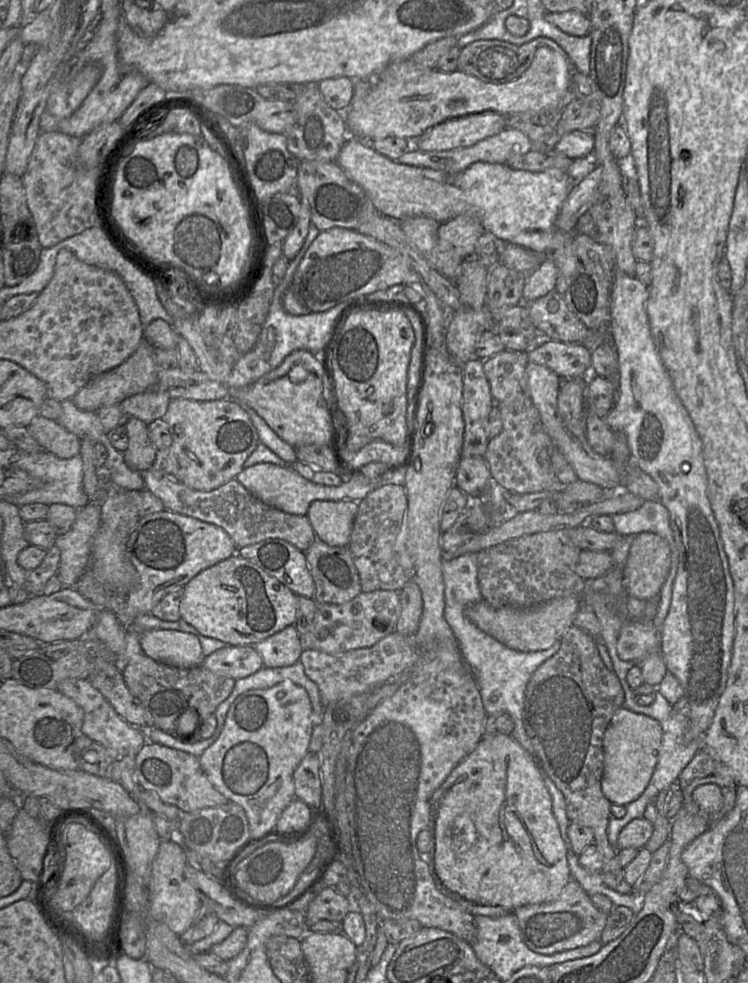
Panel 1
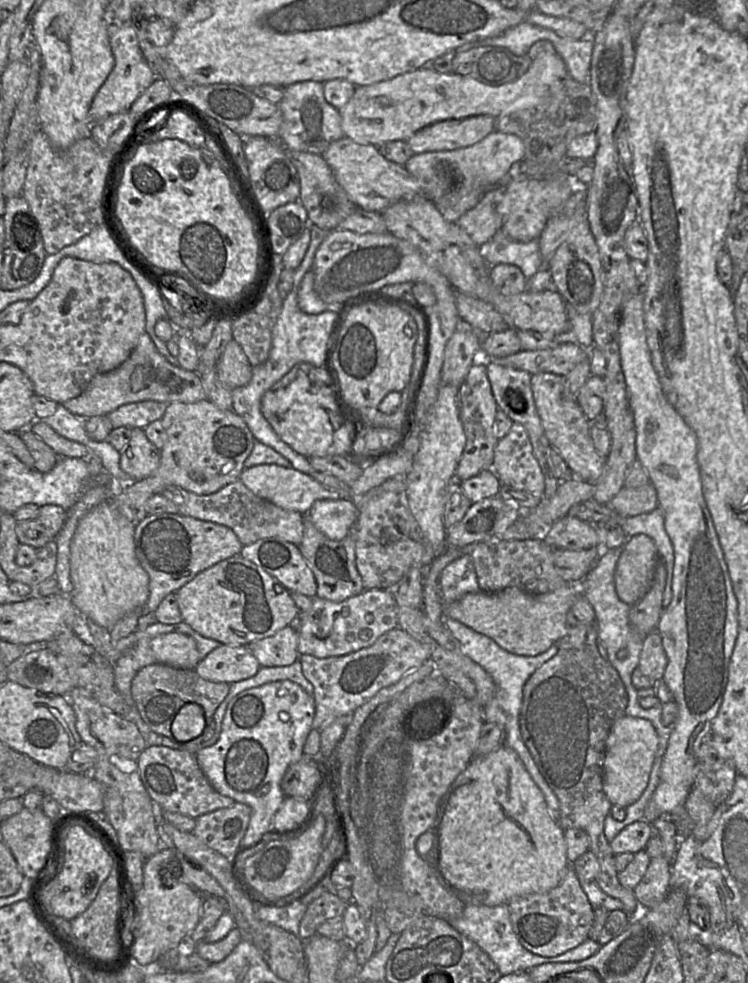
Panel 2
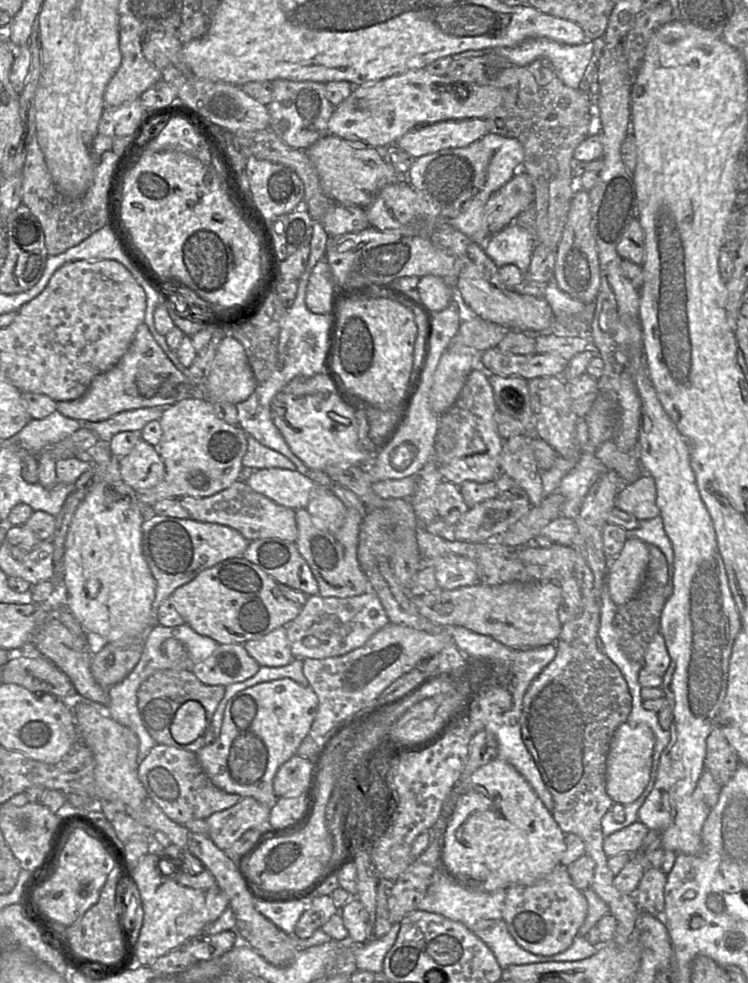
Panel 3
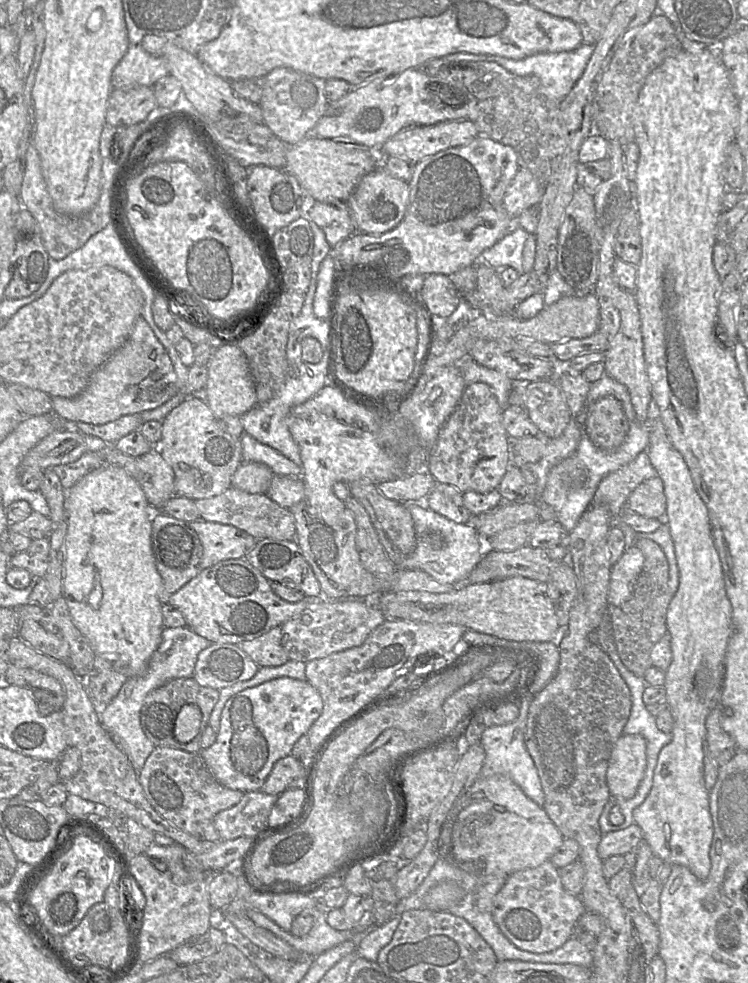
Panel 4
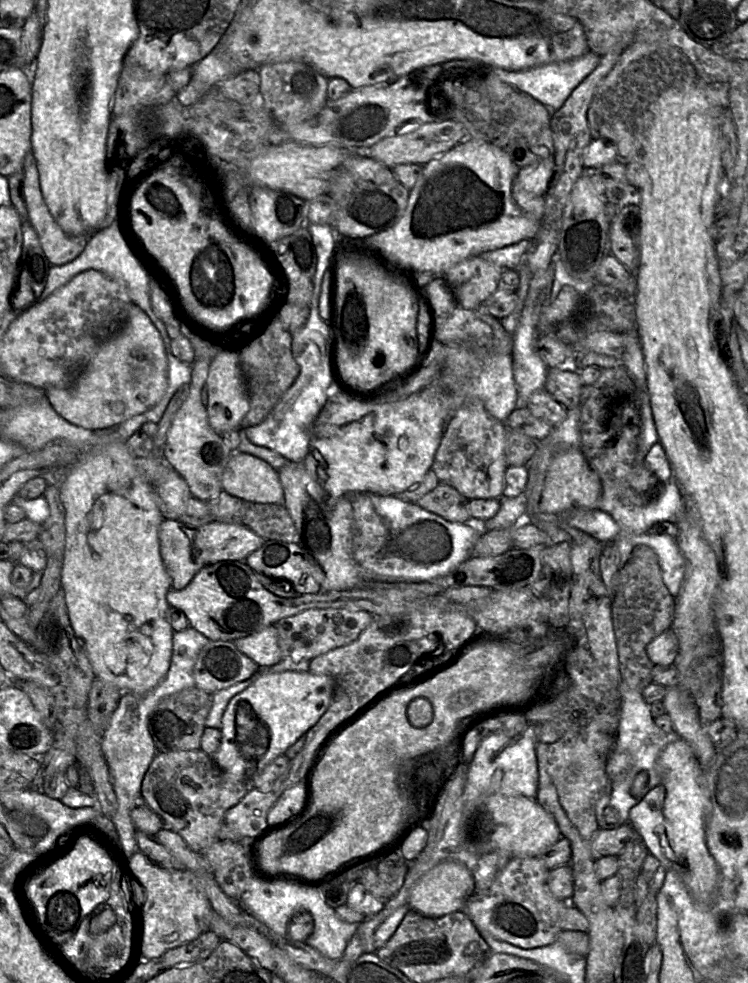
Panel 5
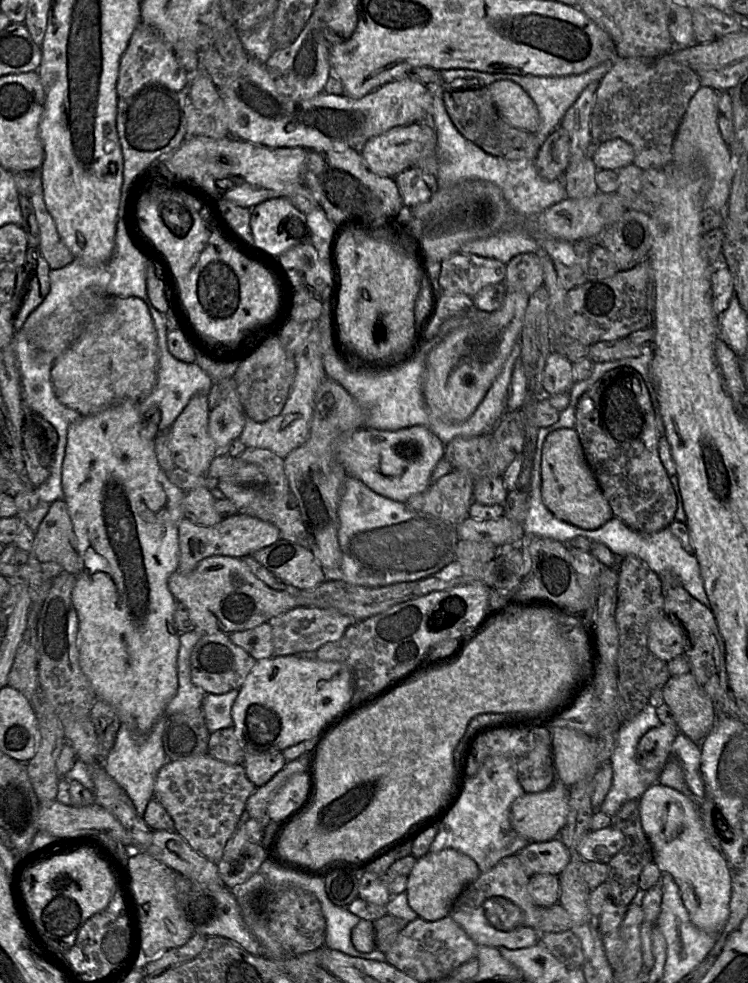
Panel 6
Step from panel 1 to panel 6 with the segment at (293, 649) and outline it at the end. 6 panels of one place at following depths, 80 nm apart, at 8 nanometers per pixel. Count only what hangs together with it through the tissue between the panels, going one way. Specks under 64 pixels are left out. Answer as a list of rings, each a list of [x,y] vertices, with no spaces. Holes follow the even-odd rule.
[[[268,622],[252,629],[232,632],[228,634],[228,638],[234,645],[243,649],[255,660],[274,657],[272,630]]]

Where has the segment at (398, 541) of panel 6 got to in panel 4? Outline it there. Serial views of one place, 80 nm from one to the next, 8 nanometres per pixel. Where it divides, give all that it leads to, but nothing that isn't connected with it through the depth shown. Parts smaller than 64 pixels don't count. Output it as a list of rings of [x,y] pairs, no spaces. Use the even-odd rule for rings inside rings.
[[[404,504],[409,510],[414,523],[416,543],[413,552],[400,560],[400,568],[398,569],[424,571],[441,584],[463,584],[481,557],[485,554],[485,539],[483,539],[472,525],[455,523],[430,510],[424,504]]]

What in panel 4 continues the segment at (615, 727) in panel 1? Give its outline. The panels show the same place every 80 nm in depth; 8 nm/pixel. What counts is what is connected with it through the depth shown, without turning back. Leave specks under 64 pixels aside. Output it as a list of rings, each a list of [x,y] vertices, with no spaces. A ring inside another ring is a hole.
[[[623,733],[608,762],[606,781],[613,797],[632,798],[646,769],[646,741],[640,734]]]

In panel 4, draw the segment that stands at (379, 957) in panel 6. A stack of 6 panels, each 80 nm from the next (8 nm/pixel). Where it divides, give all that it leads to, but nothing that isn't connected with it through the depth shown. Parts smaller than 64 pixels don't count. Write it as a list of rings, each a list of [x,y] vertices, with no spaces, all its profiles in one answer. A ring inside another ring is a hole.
[[[321,901],[321,905],[318,906],[318,910],[316,911],[316,920],[314,922],[312,929],[307,935],[302,936],[302,937],[297,937],[297,936],[294,936],[291,932],[284,931],[274,921],[266,917],[257,909],[248,909],[246,911],[246,915],[256,925],[271,931],[273,934],[275,934],[277,937],[279,937],[280,939],[285,941],[287,944],[295,948],[297,951],[301,952],[303,955],[316,957],[322,954],[323,952],[329,950],[330,948],[344,941],[354,938],[354,934],[355,934],[352,930],[339,931],[339,930],[335,930],[334,928],[332,928],[326,921],[327,910],[332,910],[332,909],[326,909]]]

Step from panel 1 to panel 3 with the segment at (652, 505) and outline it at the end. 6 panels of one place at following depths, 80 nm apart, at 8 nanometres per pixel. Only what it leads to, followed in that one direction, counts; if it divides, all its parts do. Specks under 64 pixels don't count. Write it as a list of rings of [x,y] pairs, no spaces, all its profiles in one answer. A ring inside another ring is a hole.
[[[661,515],[652,519],[640,520],[636,529],[628,532],[628,537],[639,538],[647,544],[657,546],[665,555],[668,564],[668,583],[666,589],[674,590],[674,550],[668,538]]]

